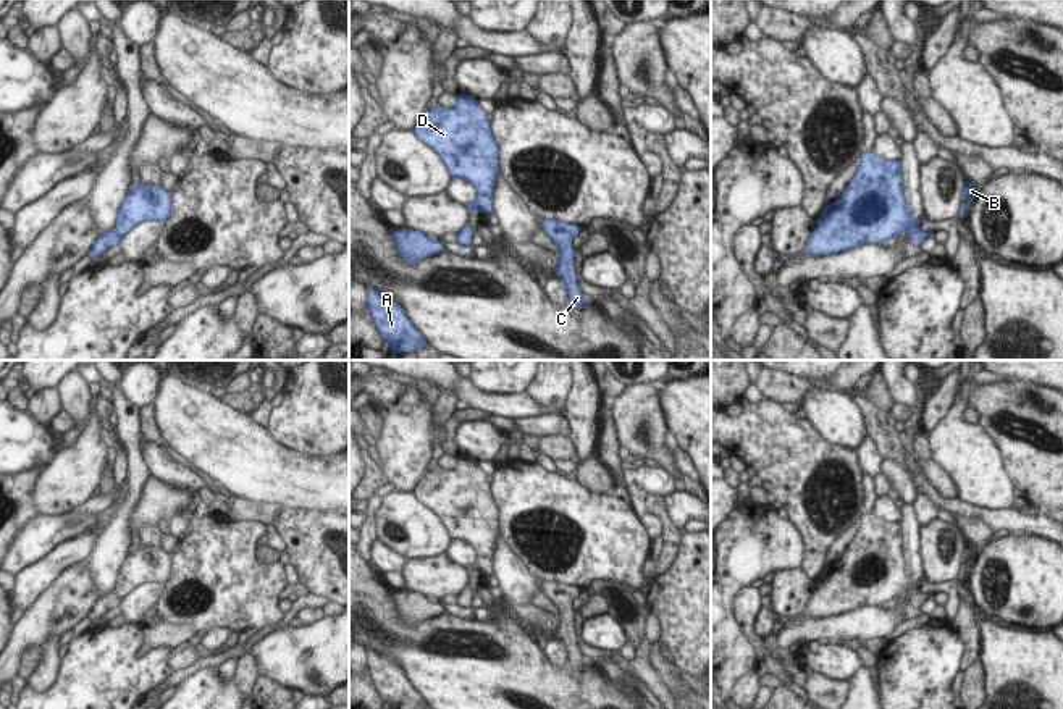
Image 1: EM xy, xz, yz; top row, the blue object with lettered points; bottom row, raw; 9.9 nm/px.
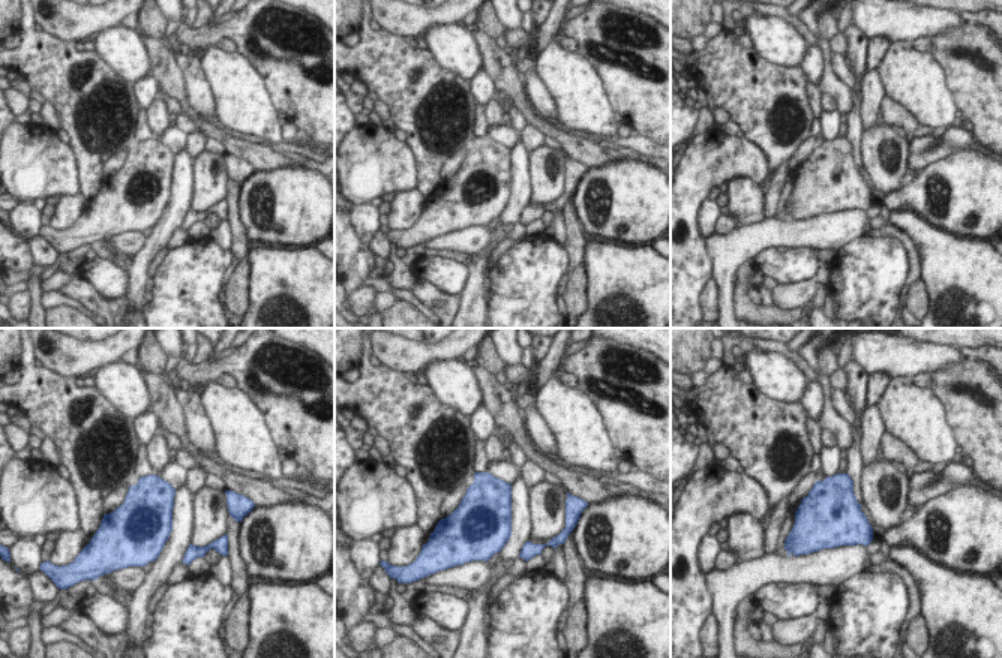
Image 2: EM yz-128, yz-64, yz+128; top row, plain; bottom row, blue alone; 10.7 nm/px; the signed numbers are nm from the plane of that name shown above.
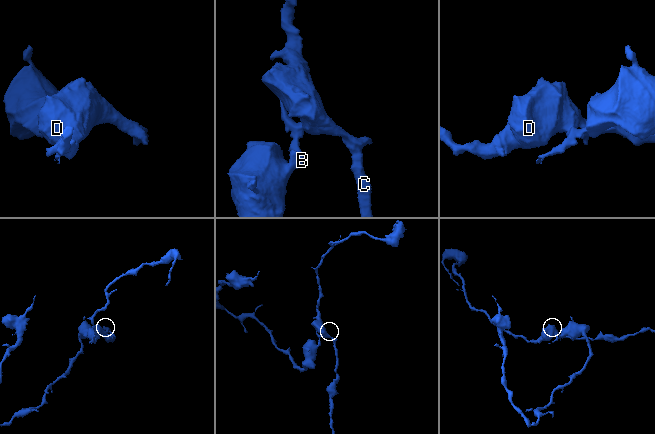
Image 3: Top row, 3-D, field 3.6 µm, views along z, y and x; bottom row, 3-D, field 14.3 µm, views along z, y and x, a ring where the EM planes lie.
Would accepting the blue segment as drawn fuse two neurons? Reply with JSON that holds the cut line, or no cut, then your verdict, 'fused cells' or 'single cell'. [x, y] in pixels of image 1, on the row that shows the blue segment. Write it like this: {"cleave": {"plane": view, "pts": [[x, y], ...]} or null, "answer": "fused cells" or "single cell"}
{"cleave": {"plane": "yz", "pts": [[920, 226], [910, 236]]}, "answer": "fused cells"}

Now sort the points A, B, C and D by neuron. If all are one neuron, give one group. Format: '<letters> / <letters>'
A B / C D

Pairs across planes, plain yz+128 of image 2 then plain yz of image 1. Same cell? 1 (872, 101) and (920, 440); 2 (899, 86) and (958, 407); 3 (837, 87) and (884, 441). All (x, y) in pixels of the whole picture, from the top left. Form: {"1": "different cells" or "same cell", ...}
{"1": "same cell", "2": "same cell", "3": "different cells"}

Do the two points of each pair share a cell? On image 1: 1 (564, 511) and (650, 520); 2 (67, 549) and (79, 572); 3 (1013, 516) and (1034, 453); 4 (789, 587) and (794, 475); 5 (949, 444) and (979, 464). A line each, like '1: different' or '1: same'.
1: different
2: different
3: different
4: different
5: same

